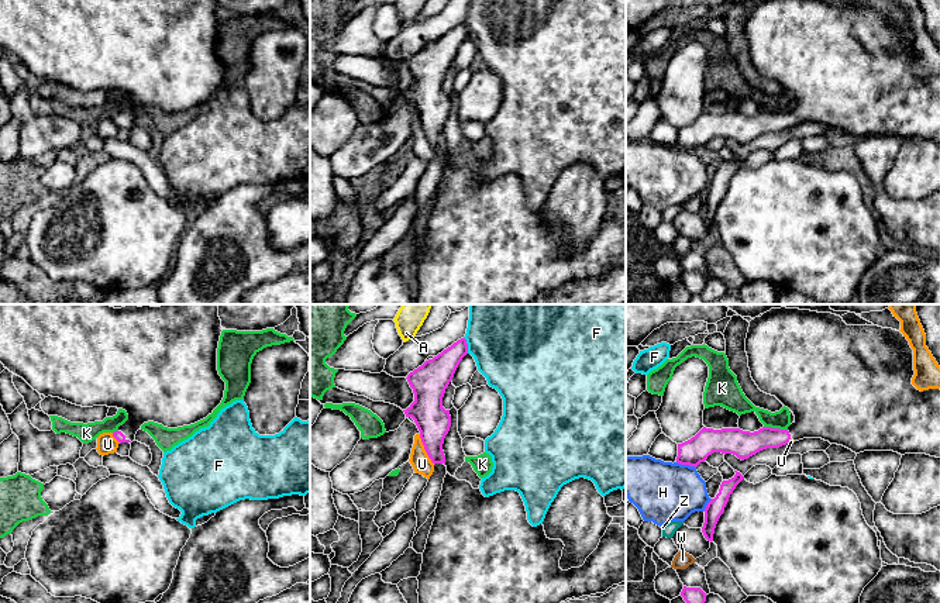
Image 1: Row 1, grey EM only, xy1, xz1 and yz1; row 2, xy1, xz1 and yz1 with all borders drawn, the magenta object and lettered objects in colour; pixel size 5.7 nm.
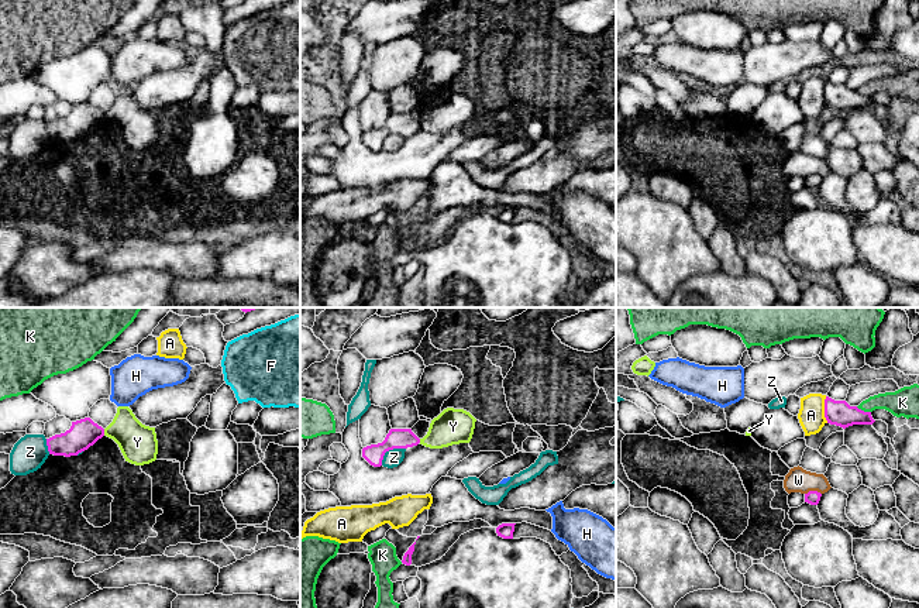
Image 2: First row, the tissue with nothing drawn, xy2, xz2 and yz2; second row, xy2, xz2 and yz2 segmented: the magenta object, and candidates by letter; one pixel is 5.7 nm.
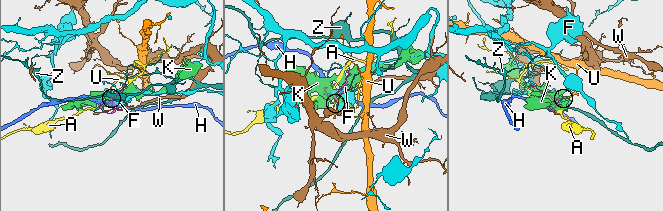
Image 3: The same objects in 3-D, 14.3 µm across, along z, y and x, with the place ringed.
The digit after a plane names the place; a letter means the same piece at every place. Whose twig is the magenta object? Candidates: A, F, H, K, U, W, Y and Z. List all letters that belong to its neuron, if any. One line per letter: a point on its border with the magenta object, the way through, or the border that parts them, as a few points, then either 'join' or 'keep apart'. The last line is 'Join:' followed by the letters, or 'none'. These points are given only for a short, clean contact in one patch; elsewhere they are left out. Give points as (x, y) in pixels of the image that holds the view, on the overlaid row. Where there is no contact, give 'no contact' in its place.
A: contact yz2 (825, 409); keep apart
F: contact xz1 (467, 345); keep apart
H: contact yz1 (687, 464); border yz1 (677, 461), (695, 468); keep apart
K: contact yz1 (775, 429); keep apart
U: contact xz1 (424, 448); border xz1 (419, 434), (427, 457), (434, 464); keep apart
W: contact yz2 (812, 491); keep apart
Y: contact xy2 (103, 432); border xy2 (103, 429), (105, 435); keep apart
Z: contact xz2 (389, 449); border xz2 (405, 447), (389, 449), (381, 464); keep apart
Join: none

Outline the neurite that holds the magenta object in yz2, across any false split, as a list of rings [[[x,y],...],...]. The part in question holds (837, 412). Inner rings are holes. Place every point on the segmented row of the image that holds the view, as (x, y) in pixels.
[[[825,399],[825,418],[827,423],[843,429],[853,425],[872,425],[875,420],[871,412],[864,412],[857,406],[850,406],[846,401]]]

